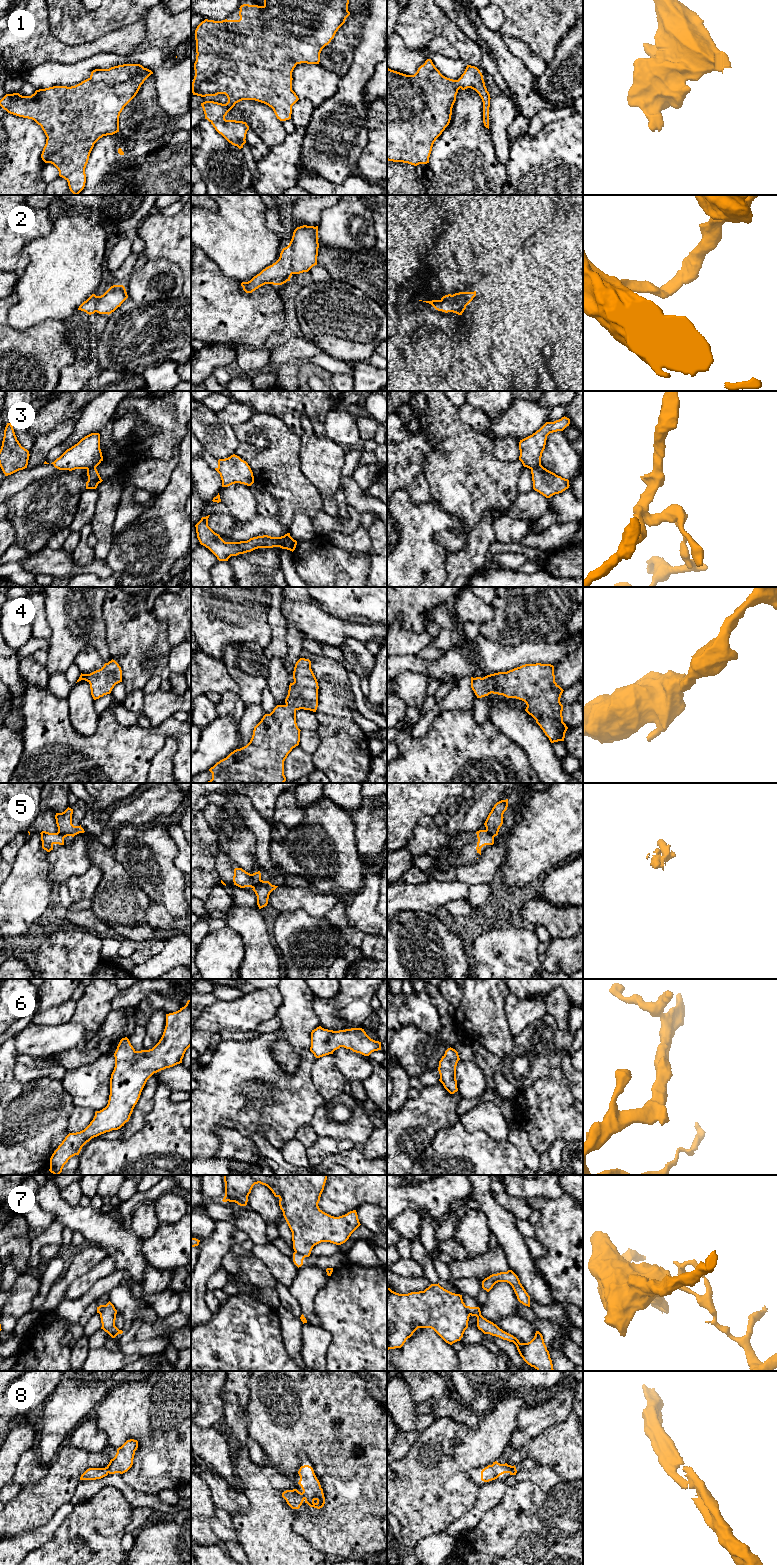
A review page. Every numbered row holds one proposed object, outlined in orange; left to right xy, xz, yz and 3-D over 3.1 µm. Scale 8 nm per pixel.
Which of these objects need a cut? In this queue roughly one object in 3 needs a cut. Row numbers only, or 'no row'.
3, 5, 7

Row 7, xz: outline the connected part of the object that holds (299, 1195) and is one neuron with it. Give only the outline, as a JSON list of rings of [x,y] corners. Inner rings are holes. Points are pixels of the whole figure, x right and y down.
[[[224,1175],[225,1196],[222,1201],[246,1206],[248,1196],[255,1184],[267,1186],[274,1196],[280,1199],[280,1209],[292,1232],[294,1251],[309,1257],[315,1245],[321,1242],[341,1245],[361,1225],[356,1210],[334,1217],[319,1208],[318,1203],[326,1180],[327,1175]]]

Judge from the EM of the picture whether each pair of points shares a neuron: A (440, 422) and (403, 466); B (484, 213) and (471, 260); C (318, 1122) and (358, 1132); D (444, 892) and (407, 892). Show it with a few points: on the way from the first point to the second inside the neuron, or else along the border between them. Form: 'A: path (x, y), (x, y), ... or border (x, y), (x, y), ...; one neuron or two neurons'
A: border (421, 428), (433, 445); two neurons
B: path (484, 225), (484, 236), (472, 248); one neuron
C: path (328, 1127), (335, 1130), (348, 1130); one neuron
D: path (435, 892), (416, 892); one neuron

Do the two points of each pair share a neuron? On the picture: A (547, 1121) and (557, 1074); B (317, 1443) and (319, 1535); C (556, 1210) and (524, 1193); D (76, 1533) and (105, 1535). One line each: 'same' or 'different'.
A: same
B: same
C: different
D: same

